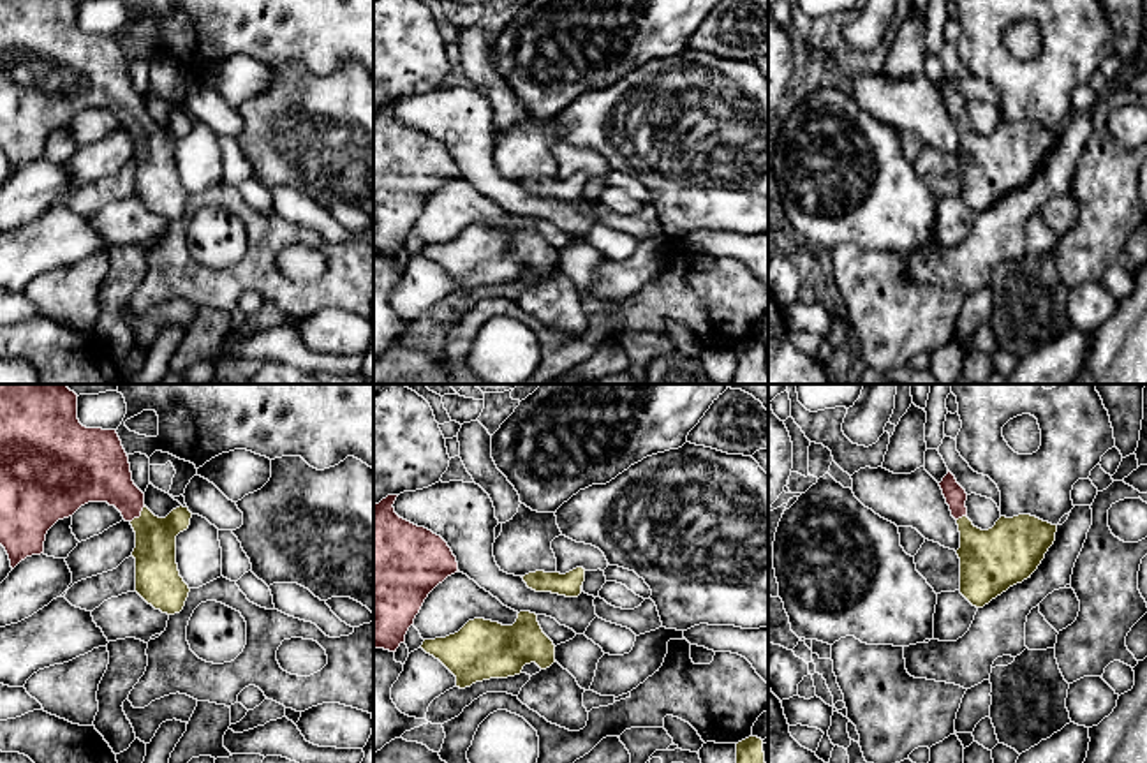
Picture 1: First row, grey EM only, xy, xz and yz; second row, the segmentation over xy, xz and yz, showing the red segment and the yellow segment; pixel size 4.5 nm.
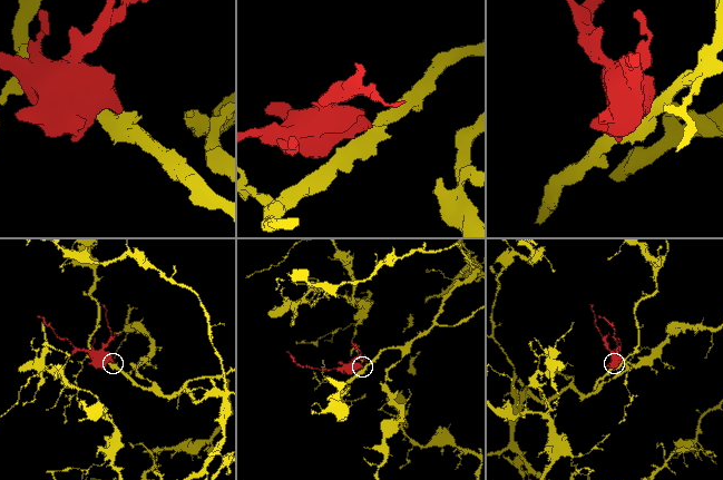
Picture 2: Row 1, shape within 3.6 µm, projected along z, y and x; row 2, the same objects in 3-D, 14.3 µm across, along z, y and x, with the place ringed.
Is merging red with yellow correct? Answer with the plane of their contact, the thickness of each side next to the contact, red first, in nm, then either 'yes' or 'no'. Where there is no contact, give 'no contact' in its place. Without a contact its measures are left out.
contact in xy; calibres 260 and 190 nm; yes

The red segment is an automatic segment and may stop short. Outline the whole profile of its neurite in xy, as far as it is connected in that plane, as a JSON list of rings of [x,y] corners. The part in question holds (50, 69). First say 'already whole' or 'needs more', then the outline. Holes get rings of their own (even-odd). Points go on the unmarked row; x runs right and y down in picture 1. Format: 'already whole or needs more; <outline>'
needs more; [[[0,0],[0,150],[5,153],[11,173],[32,160],[44,159],[48,136],[72,122],[88,107],[115,111],[136,137],[136,197],[155,215],[180,219],[189,203],[176,169],[176,141],[189,134],[192,118],[176,113],[166,123],[155,122],[144,111],[144,99],[134,90],[129,62],[116,35],[86,33],[78,25],[78,0]]]

